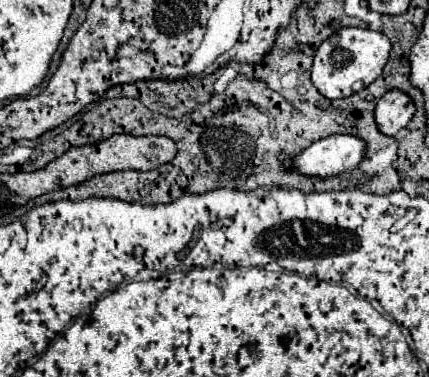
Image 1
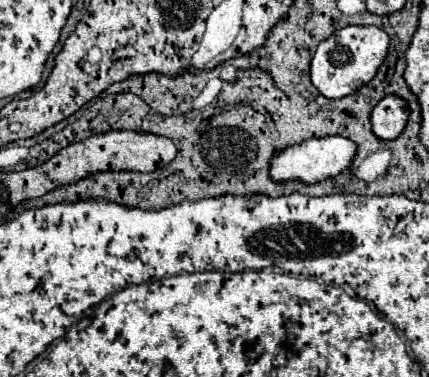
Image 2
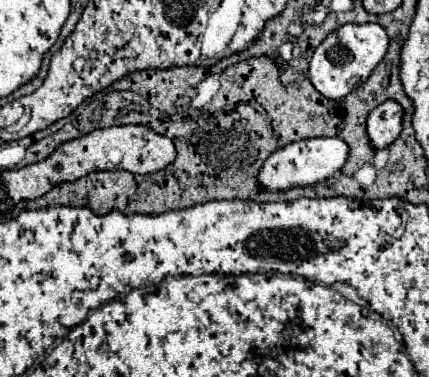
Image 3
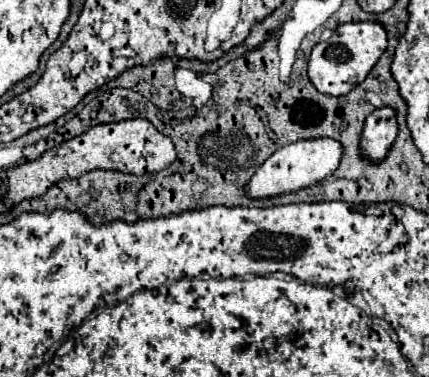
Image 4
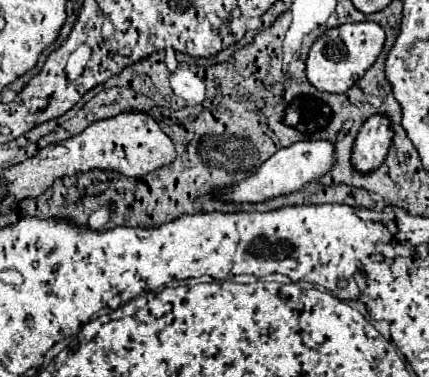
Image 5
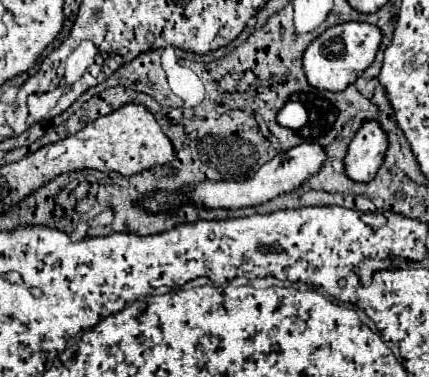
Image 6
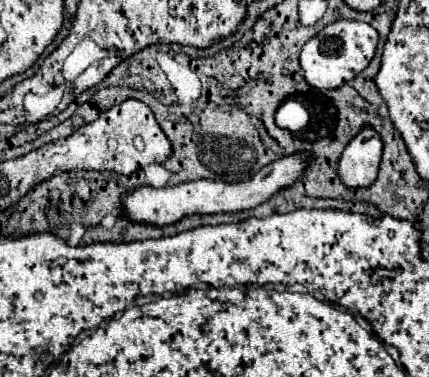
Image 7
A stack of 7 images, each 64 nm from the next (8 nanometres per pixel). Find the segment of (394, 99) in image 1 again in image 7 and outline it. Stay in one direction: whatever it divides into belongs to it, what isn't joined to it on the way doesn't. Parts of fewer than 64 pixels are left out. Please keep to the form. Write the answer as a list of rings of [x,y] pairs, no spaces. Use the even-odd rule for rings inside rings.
[[[364,128],[344,148],[338,162],[338,178],[346,188],[368,188],[378,176],[382,156],[380,136],[372,128]]]

